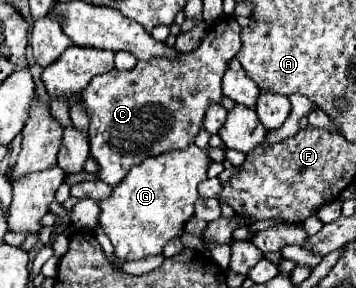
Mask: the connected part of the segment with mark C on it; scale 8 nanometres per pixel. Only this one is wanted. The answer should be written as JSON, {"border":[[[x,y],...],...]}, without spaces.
{"border":[[[225,17],[209,29],[199,49],[175,63],[169,59],[137,61],[131,71],[113,69],[91,79],[81,101],[89,115],[91,157],[99,165],[95,175],[103,183],[115,187],[133,165],[169,149],[185,149],[195,139],[207,107],[223,97],[219,83],[227,63],[237,55],[239,33],[241,25]]]}

